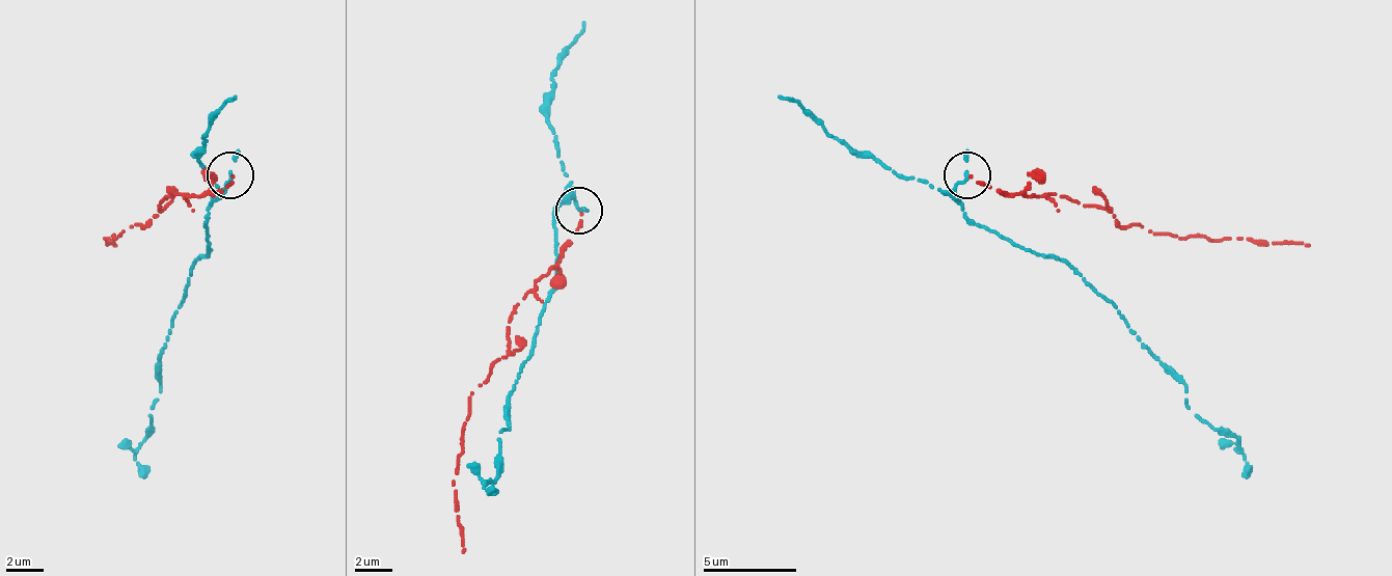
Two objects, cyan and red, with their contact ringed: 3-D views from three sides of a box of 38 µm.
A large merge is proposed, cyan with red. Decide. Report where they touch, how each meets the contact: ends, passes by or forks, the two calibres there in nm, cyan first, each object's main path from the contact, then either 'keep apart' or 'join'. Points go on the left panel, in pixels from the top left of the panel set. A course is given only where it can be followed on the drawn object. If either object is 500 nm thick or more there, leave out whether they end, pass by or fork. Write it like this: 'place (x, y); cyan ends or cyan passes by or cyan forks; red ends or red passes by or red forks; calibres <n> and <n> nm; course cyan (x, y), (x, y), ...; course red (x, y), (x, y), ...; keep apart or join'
place (230, 175); cyan passes by; red ends; calibres 160 and 110 nm; course cyan (232, 174), (208, 216), (208, 253), (194, 263), (170, 323), (152, 431), (133, 459), (147, 477); course red (232, 174), (217, 193), (166, 197), (142, 225), (106, 239), (114, 244); keep apart

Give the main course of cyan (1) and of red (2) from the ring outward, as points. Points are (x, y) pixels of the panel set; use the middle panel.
1: (580, 209), (571, 199), (556, 209), (556, 289), (519, 367), (500, 437), (500, 470), (482, 489), (496, 489)
2: (580, 214), (566, 251), (515, 307), (510, 349), (491, 367), (468, 400), (455, 480), (463, 554)

